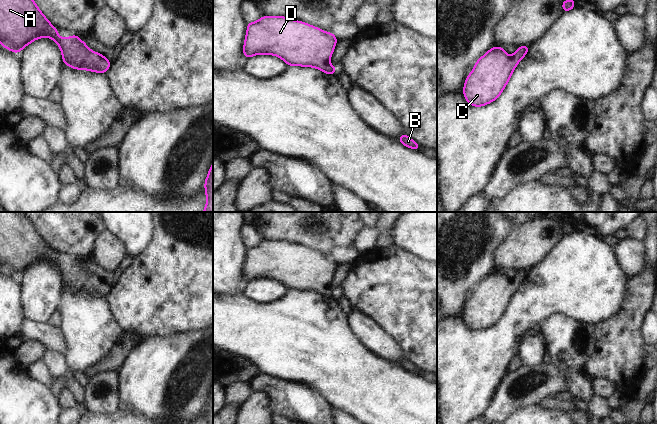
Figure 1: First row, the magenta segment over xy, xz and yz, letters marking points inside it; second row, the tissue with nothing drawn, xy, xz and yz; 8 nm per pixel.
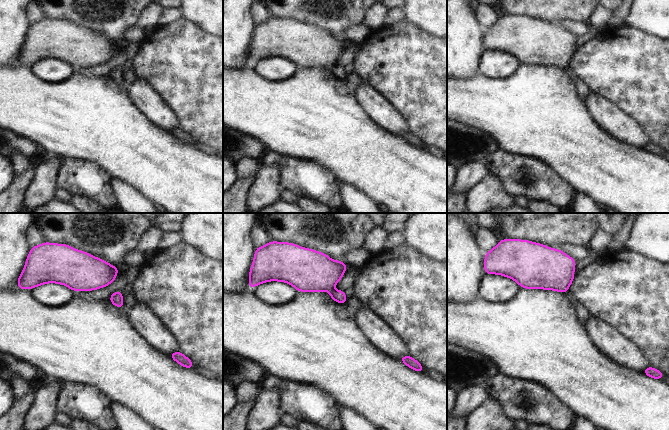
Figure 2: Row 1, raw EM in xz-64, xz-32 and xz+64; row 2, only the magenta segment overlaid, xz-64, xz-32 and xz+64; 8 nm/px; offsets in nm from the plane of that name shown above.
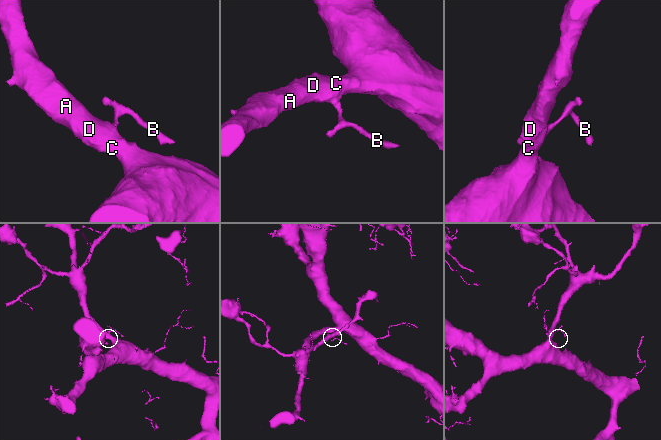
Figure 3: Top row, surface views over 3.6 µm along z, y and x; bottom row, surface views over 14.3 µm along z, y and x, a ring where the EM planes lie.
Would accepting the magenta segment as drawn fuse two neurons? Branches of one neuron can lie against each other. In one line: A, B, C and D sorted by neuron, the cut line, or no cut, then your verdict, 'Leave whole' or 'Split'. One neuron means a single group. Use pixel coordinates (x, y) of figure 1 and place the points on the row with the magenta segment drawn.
Groups: A B C D. No split. Leave whole.

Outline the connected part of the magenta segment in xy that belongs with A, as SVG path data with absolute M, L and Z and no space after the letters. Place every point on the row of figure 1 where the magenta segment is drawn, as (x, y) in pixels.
M0 0L0 45L18 54L42 37L58 44L63 64L72 69L107 73L111 66L111 61L90 50L78 35L60 37L57 28L47 20L34 0Z

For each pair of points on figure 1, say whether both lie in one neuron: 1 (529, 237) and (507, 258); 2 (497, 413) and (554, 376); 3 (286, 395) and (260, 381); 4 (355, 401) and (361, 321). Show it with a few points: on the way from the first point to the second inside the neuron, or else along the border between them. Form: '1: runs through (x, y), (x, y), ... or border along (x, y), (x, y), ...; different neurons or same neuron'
1: runs through (524, 242), (512, 254); same neuron
2: runs through (511, 399), (525, 396), (540, 386); same neuron
3: runs through (280, 392), (266, 383); same neuron
4: border along (347, 320), (354, 334), (370, 350), (378, 355); different neurons

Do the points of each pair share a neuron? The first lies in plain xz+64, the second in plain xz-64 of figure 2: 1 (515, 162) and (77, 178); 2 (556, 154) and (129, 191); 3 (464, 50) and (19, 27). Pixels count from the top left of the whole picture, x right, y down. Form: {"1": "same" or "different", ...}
{"1": "same", "2": "different", "3": "same"}

